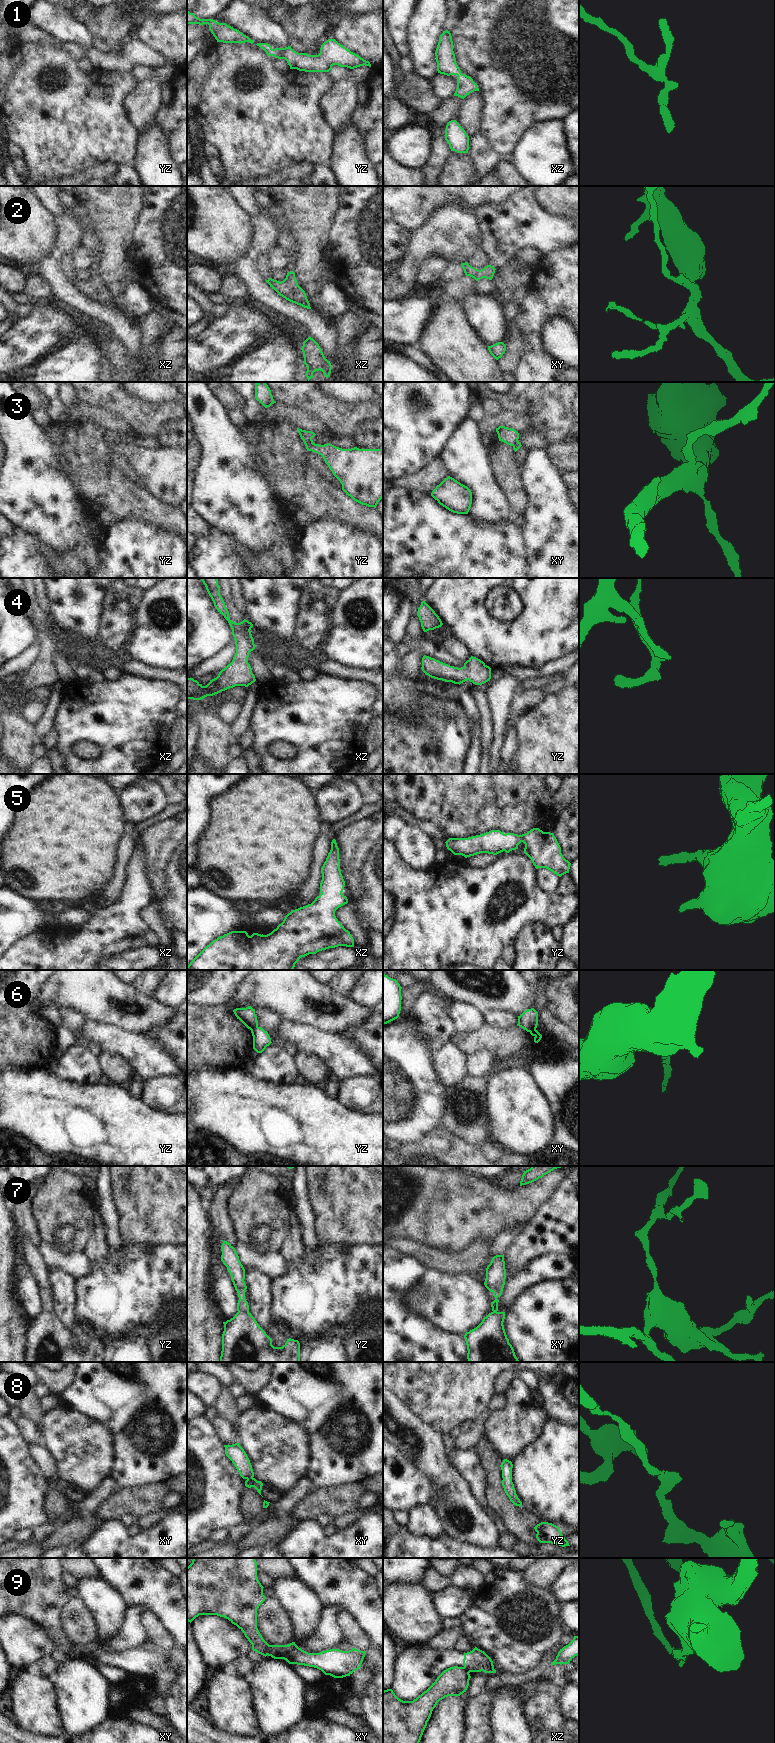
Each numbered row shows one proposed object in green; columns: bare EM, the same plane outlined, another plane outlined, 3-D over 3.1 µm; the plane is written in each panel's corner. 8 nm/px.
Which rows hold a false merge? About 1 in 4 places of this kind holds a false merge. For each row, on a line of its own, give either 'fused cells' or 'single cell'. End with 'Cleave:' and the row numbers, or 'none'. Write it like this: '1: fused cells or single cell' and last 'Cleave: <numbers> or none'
1: single cell
2: single cell
3: fused cells
4: single cell
5: single cell
6: fused cells
7: single cell
8: single cell
9: fused cells
Cleave: 3, 6, 9

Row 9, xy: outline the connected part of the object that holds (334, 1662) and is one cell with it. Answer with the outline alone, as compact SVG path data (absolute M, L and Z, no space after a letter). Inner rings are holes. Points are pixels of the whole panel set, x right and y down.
M295 1642L288 1645L269 1645L267 1655L284 1659L289 1664L304 1665L321 1670L334 1678L350 1676L361 1667L366 1651L351 1648L349 1651L330 1649L320 1653L308 1653Z

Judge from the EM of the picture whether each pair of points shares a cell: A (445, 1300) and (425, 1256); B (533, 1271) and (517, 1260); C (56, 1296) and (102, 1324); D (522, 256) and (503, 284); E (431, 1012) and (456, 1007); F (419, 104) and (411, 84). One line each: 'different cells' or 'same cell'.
A: different cells
B: different cells
C: different cells
D: same cell
E: different cells
F: same cell

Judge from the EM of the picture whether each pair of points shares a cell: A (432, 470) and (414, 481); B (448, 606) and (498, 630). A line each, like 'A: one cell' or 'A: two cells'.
A: one cell
B: one cell

